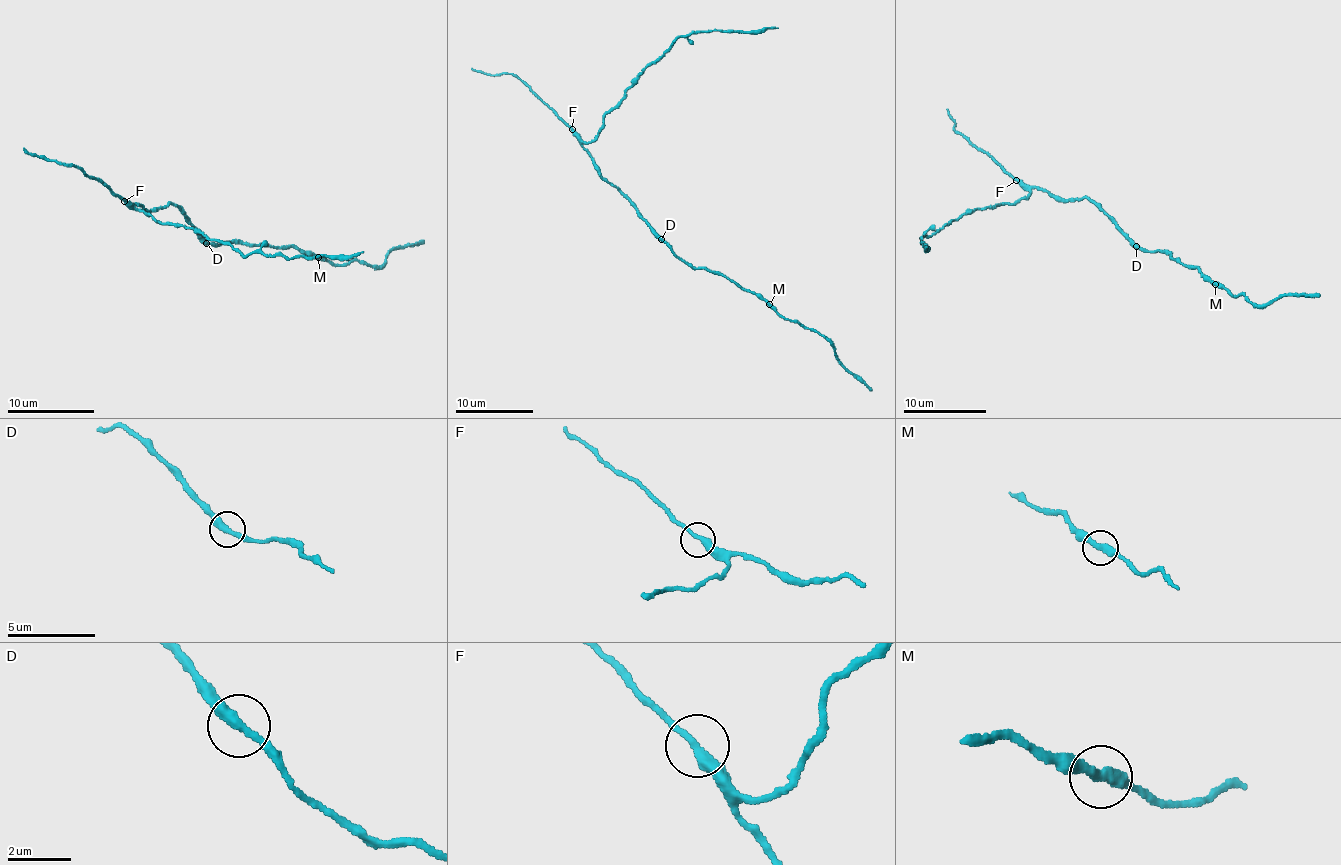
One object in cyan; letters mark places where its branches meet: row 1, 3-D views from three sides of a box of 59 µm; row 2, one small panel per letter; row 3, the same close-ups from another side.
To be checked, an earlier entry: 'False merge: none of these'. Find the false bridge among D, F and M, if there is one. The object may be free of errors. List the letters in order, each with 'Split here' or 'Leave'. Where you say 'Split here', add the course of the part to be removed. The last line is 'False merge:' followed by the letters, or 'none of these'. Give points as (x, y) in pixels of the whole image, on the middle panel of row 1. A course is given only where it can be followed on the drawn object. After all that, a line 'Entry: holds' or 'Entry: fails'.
D: Leave
F: Leave
M: Leave
False merge: none of these
Entry: holds

